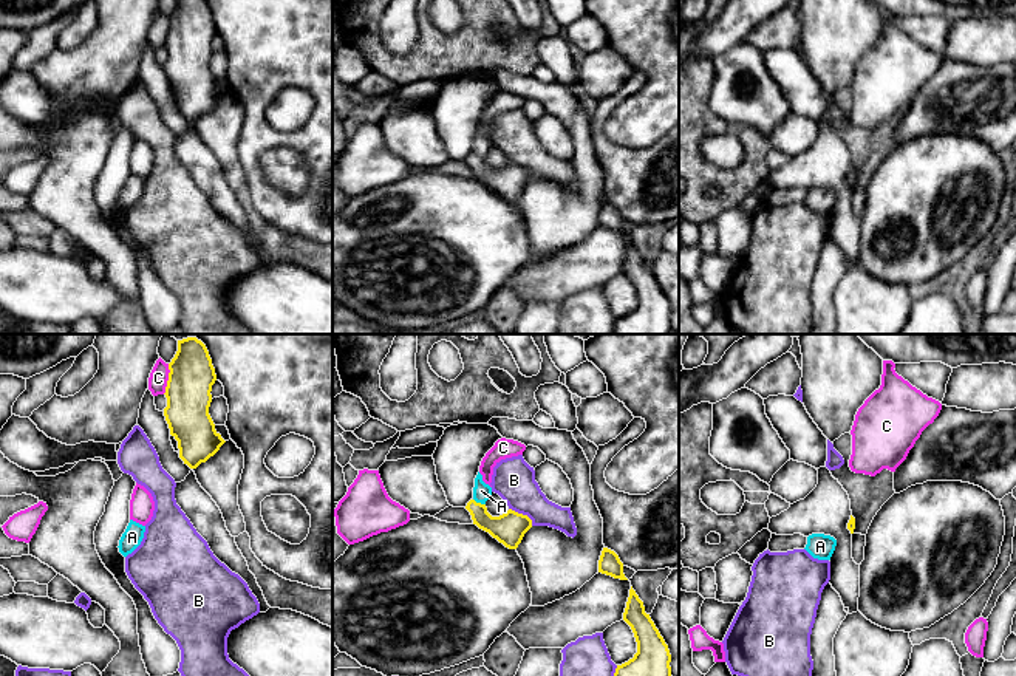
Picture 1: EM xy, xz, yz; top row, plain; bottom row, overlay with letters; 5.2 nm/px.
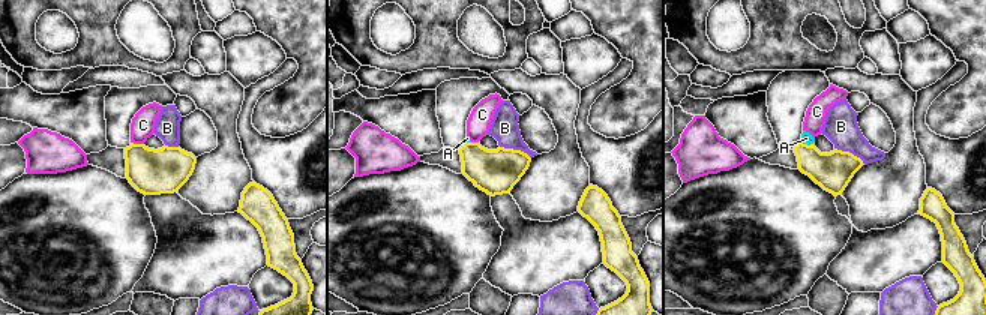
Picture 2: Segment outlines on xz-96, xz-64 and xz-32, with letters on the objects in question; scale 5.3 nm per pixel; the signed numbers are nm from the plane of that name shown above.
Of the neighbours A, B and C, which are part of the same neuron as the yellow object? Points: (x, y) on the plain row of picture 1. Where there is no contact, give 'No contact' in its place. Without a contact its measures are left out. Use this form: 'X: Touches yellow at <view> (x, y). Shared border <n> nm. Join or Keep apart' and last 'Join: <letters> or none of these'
A: Touches yellow at xz (480, 157). Shared border 70 nm. Join
B: Touches yellow at xz (521, 167). Shared border 160 nm. Keep apart
C: Touches yellow at xy (169, 33). Shared border 160 nm. Keep apart
Join: A

